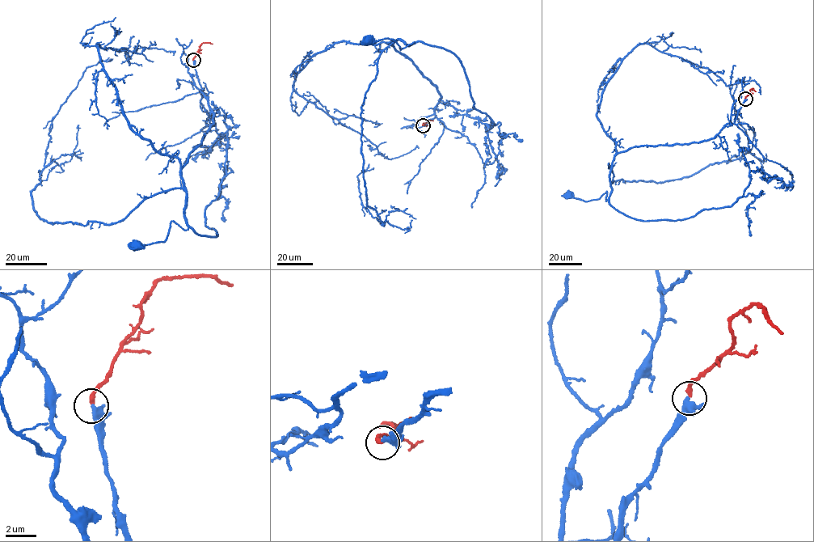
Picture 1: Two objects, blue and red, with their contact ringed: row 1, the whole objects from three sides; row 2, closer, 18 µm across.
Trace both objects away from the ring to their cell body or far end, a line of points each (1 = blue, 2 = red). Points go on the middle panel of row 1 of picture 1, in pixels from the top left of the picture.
1: (423, 125), (436, 117), (440, 94), (388, 43), (414, 42), (400, 49), (394, 40), (369, 39)
2: (423, 125), (433, 120)

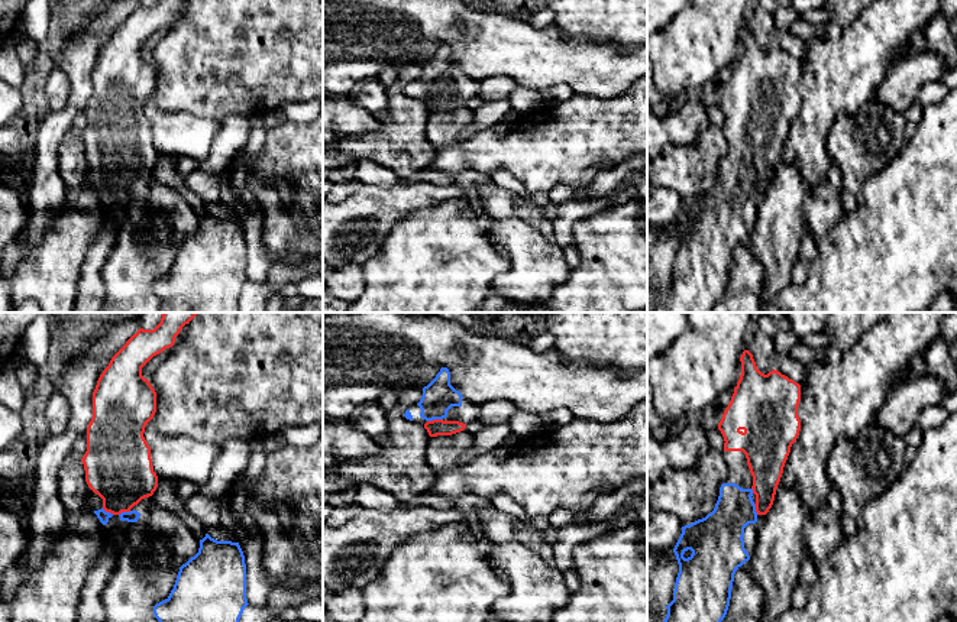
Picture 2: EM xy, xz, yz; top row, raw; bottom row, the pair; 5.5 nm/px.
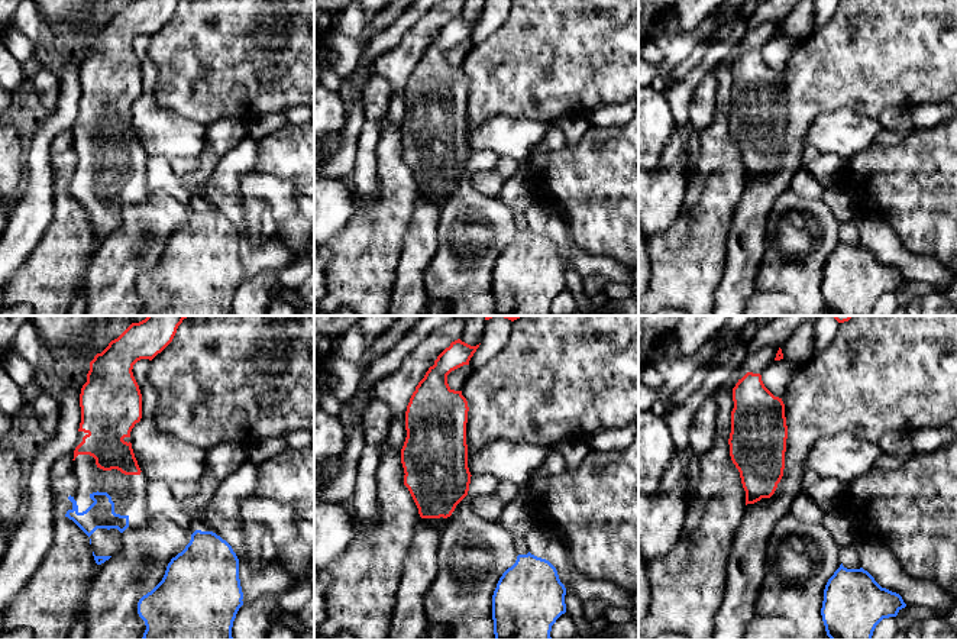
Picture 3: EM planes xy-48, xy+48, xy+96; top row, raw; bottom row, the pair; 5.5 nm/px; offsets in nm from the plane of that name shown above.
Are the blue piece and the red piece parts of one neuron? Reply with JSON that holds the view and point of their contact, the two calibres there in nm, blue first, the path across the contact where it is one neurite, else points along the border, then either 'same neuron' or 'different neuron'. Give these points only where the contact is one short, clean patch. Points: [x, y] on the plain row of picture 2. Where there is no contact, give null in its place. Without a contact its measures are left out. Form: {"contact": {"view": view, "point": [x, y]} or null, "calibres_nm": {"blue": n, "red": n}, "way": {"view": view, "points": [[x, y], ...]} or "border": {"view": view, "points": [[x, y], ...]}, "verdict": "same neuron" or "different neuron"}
{"contact": {"view": "xz", "point": [435, 94]}, "calibres_nm": {"blue": 180, "red": 100}, "way": {"view": "xz", "points": [[439, 71], [435, 78], [435, 94], [437, 103]]}, "verdict": "same neuron"}

